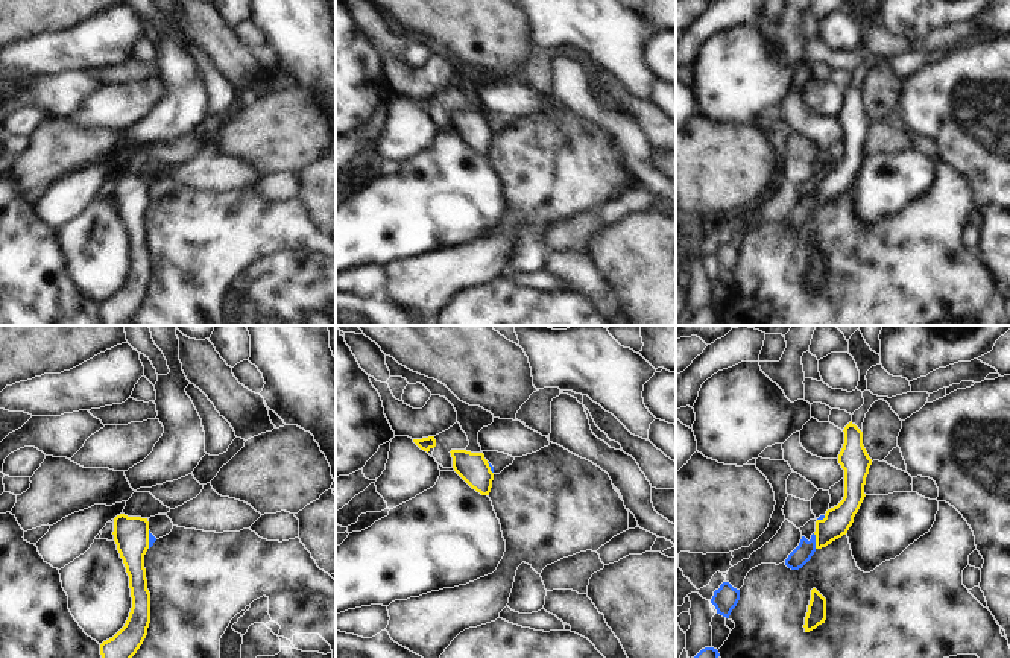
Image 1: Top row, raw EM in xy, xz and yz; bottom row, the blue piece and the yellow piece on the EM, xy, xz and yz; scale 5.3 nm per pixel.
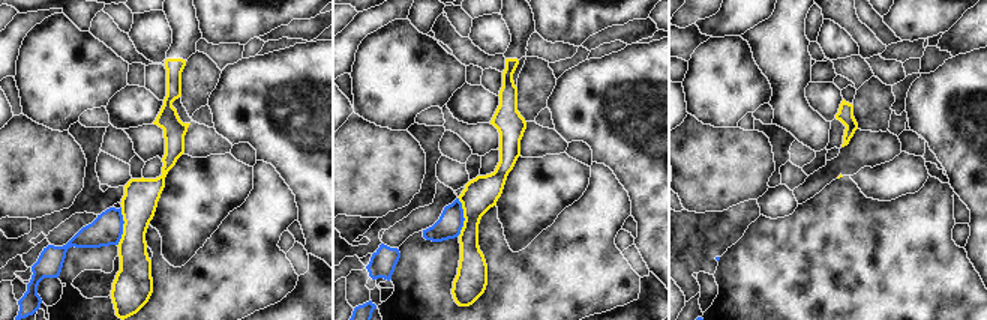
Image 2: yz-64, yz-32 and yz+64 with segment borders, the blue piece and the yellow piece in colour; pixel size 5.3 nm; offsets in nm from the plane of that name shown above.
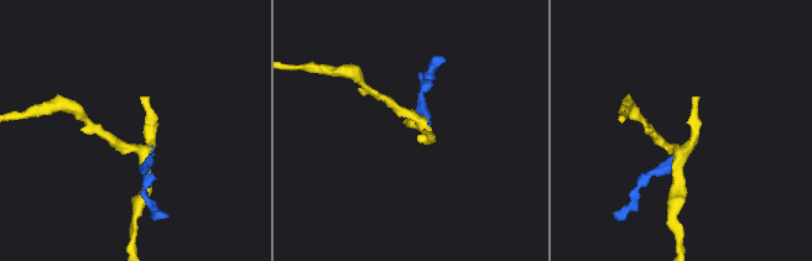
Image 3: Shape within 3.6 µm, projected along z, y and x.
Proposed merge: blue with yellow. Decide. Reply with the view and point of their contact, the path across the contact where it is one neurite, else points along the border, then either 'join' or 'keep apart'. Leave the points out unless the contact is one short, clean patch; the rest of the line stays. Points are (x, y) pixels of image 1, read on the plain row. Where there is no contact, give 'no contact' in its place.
yz (814, 201) | along yz (813, 193), (816, 207) | keep apart

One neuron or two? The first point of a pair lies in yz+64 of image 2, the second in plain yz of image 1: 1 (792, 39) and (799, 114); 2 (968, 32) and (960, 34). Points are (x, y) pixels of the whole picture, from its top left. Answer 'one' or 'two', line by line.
1: one
2: two

